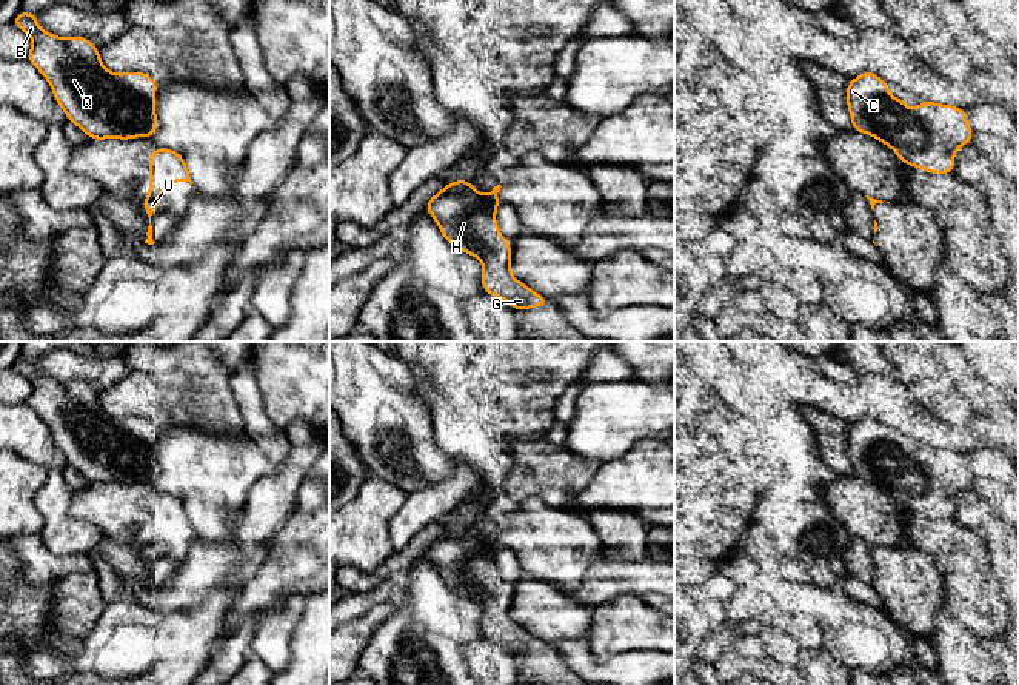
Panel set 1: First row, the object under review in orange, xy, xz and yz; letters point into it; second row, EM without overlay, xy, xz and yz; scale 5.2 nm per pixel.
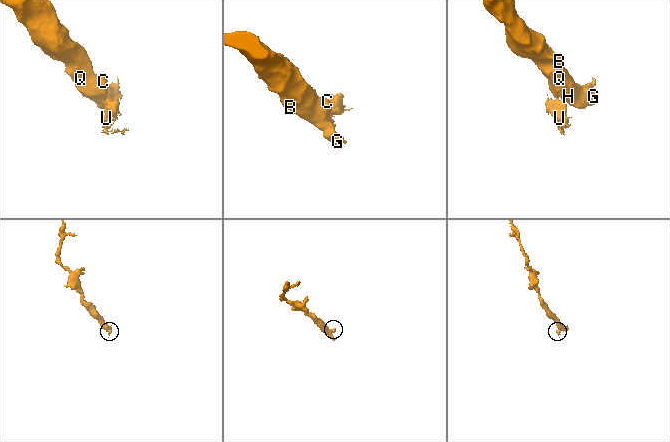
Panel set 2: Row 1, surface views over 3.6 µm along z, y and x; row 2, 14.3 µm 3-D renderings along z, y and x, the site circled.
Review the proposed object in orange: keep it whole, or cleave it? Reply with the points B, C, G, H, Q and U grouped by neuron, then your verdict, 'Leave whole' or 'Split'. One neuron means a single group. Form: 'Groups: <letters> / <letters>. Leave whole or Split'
Groups: B C G H Q U. Leave whole

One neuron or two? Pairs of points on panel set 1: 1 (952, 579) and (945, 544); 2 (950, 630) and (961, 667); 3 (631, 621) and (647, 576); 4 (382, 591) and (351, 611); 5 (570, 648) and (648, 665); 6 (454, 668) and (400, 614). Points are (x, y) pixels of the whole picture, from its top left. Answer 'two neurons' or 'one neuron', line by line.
1: one neuron
2: one neuron
3: two neurons
4: one neuron
5: one neuron
6: one neuron

